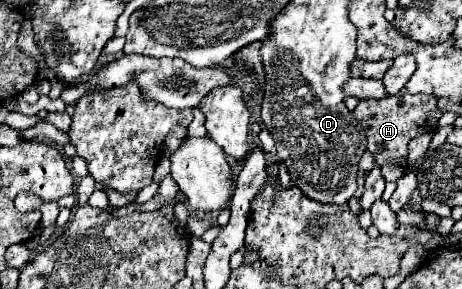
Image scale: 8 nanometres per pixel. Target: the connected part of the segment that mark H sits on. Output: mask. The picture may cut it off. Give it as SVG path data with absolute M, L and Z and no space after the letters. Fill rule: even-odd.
M401 89L397 95L373 101L363 99L355 107L355 117L361 123L367 135L367 151L375 155L377 165L381 167L381 175L386 182L396 182L401 175L407 173L407 143L421 135L421 131L435 131L441 111L437 109L437 99L431 95L409 95Z

